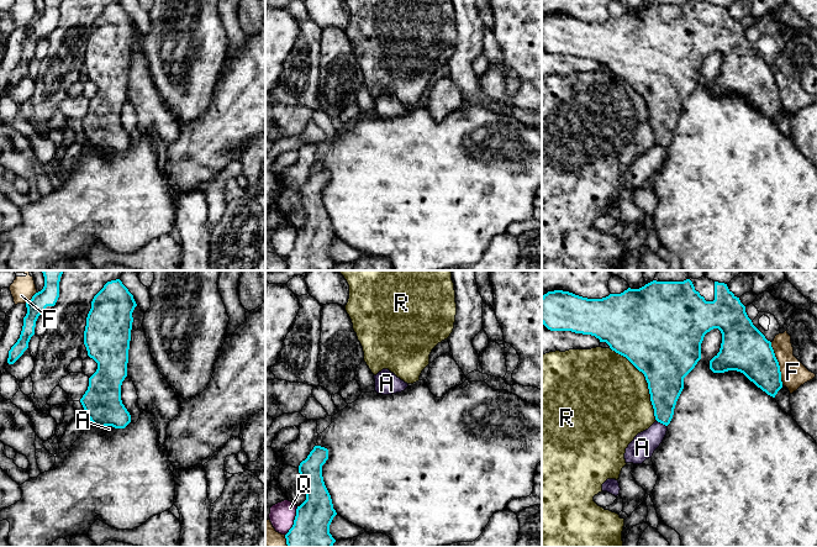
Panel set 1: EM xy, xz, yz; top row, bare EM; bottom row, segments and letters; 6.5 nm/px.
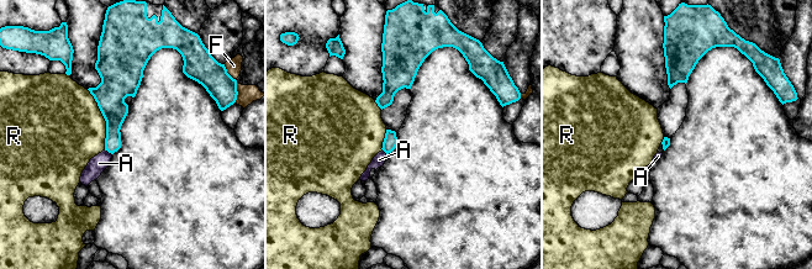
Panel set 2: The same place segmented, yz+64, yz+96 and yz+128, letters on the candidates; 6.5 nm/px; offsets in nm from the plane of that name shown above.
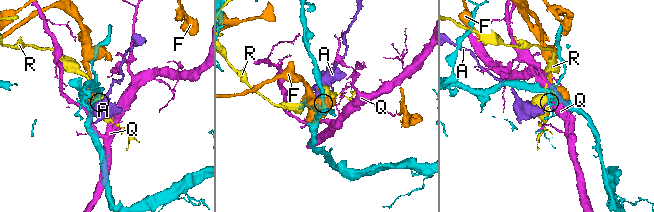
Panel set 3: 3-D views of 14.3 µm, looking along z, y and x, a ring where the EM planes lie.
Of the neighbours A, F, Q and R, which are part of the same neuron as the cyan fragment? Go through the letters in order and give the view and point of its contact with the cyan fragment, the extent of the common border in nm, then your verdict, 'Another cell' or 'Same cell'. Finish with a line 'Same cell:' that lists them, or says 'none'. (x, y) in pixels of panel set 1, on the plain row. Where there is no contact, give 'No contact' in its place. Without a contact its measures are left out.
A: Touches cyan at yz (662, 146). Shared border 80 nm. Another cell
F: Touches cyan at yz (778, 87). Shared border 300 nm. Another cell
Q: Touches cyan at xz (294, 245). Shared border 200 nm. Another cell
R: Touches cyan at yz (646, 103). Shared border 550 nm. Another cell
Same cell: none

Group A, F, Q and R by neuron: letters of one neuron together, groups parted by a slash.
A / F / Q / R

